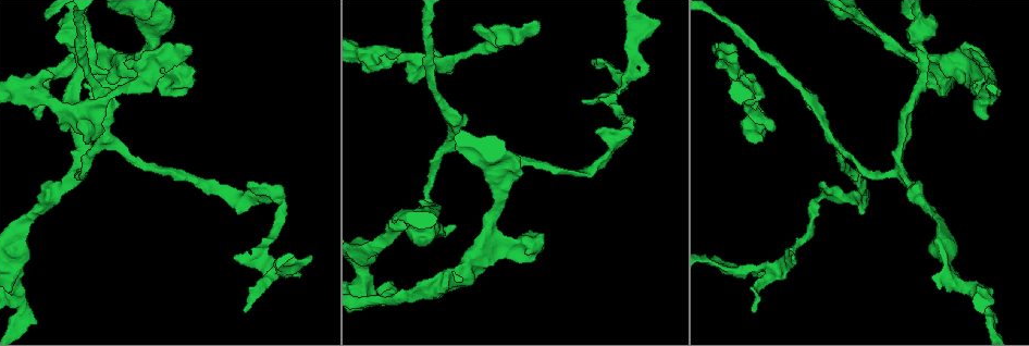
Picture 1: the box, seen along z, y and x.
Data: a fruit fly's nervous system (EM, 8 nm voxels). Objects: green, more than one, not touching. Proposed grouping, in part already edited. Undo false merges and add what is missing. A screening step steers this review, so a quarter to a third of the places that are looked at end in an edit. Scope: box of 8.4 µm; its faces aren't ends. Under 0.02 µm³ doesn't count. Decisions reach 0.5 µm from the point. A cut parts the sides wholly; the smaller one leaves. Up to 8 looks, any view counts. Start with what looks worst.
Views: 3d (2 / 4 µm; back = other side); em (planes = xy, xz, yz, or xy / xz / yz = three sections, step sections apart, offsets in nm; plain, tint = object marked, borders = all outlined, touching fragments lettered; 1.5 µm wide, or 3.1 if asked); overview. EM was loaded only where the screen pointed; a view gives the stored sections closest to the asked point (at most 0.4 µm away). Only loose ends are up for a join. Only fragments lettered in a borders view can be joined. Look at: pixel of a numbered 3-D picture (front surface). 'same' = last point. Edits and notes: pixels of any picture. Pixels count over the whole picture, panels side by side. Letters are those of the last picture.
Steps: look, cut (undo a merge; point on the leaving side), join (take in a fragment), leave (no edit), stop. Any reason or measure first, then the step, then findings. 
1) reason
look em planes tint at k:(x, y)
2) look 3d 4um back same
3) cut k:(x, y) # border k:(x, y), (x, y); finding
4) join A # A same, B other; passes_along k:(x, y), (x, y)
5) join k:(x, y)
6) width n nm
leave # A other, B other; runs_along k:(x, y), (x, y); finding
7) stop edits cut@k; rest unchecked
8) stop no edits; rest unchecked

branch stops here
look em xy step 8 tint at 1:(984, 120)

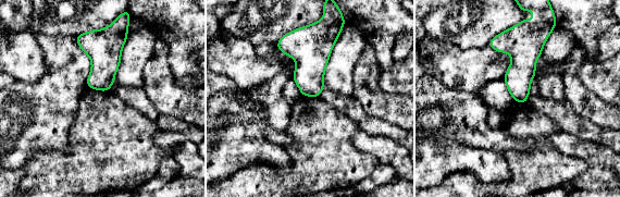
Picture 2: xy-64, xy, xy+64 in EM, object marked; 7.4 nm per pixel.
look em planes borders same

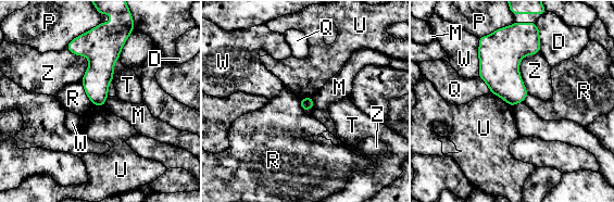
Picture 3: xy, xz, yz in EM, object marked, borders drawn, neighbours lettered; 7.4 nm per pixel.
leave # D other, M other, P other, Q other, R other, T other, U other, W other, Z other; border 3:(490, 91), (498, 95), (511, 106); no lettered fragment goes on from it

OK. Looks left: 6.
thin end
look em planes borders at 1:(645, 63)

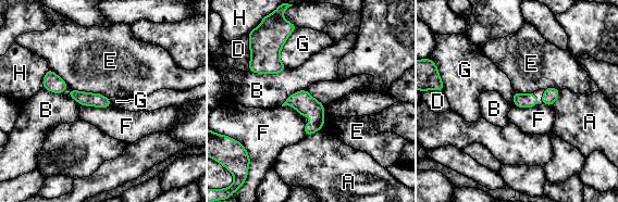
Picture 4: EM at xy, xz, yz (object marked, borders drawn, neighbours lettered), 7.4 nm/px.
leave # A other, B other, D other, E other, F other, G other, H other; none of them fits

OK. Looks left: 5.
free end
look em xz step 4 tint at 1:(917, 70)

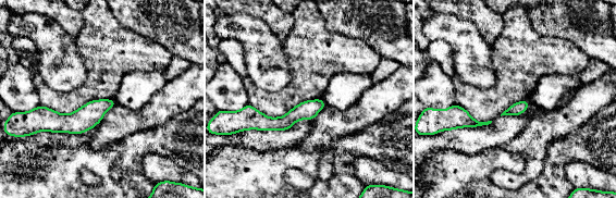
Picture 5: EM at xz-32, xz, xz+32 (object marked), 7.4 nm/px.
what lies round it
look em xz step 4 borders same

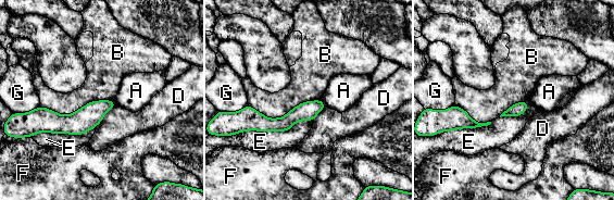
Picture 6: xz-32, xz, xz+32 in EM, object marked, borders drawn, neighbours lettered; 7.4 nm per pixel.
leave # A other, B other, D other, E other, F other, G other; runs_along 6:(321, 104), (285, 123), (245, 112); none of them fits

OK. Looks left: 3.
stop no edits; rest unchecked

